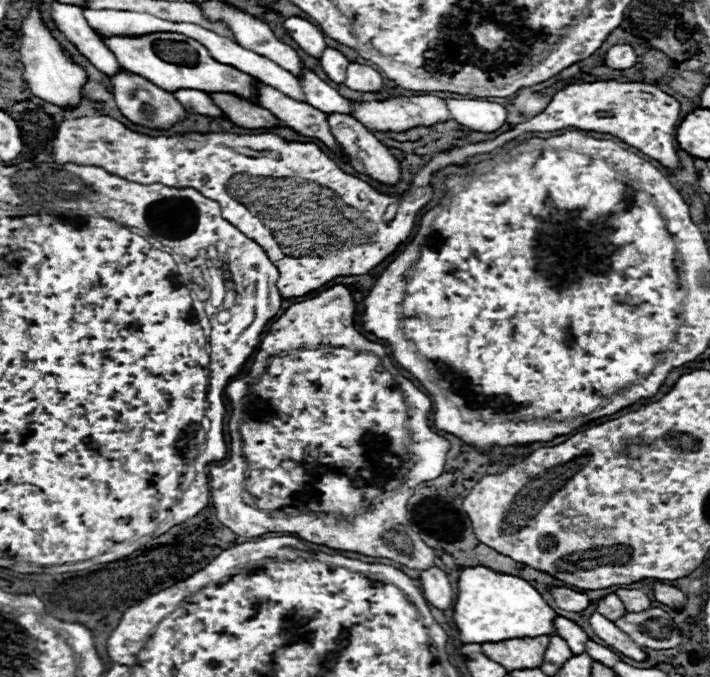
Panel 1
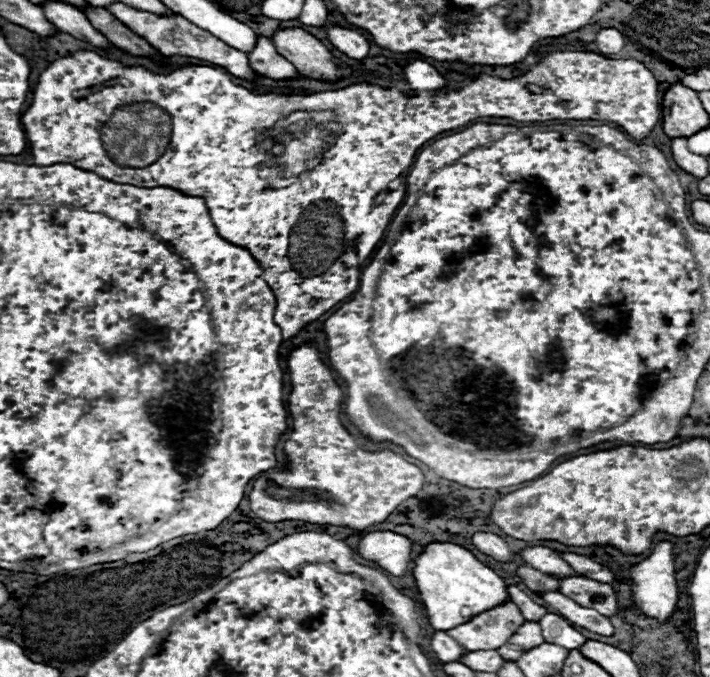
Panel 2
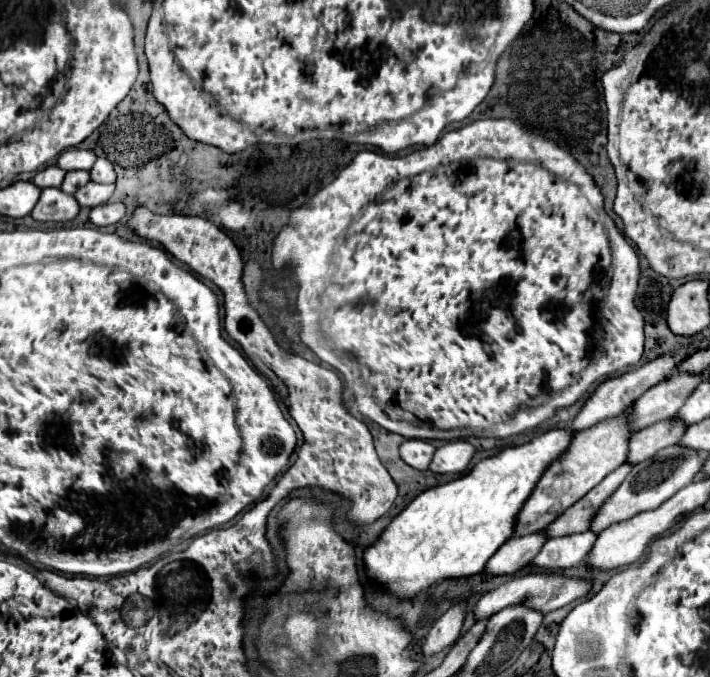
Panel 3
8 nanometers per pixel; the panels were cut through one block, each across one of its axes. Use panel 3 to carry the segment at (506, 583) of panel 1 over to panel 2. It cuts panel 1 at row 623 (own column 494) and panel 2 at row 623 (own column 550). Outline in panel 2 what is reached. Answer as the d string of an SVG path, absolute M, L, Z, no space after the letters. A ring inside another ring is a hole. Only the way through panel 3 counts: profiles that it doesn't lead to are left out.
M432 542L428 544L418 558L414 560L412 576L416 580L416 588L426 606L428 622L434 630L450 630L480 612L490 610L490 606L498 606L510 600L506 592L506 582L488 566L478 562L472 552L462 546L450 542Z

